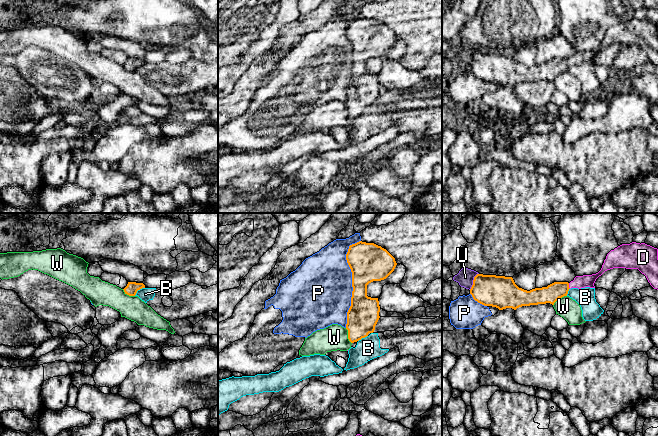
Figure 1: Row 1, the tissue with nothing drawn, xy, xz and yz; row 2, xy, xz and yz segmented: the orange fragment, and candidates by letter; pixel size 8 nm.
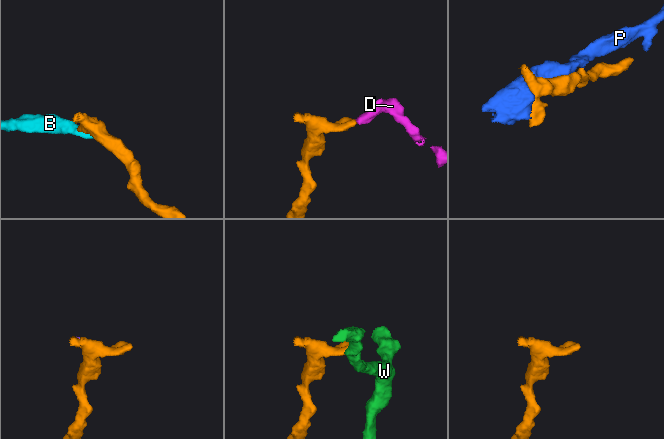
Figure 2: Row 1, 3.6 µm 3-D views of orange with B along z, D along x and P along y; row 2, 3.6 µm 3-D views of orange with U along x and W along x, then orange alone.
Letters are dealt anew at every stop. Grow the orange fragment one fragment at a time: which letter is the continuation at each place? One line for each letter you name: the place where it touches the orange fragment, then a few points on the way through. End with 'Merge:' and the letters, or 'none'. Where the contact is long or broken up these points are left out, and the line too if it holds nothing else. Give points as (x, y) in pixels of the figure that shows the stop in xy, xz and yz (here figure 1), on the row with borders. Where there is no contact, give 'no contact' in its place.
D: meets orange in yz at (568, 286); runs through yz (550, 294), (568, 286), (579, 282)
Merge: D

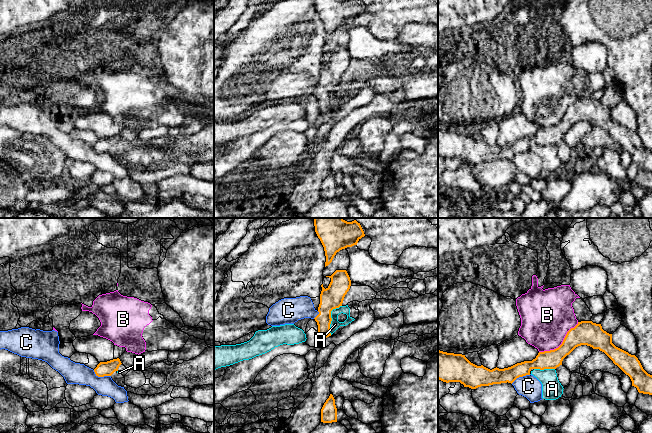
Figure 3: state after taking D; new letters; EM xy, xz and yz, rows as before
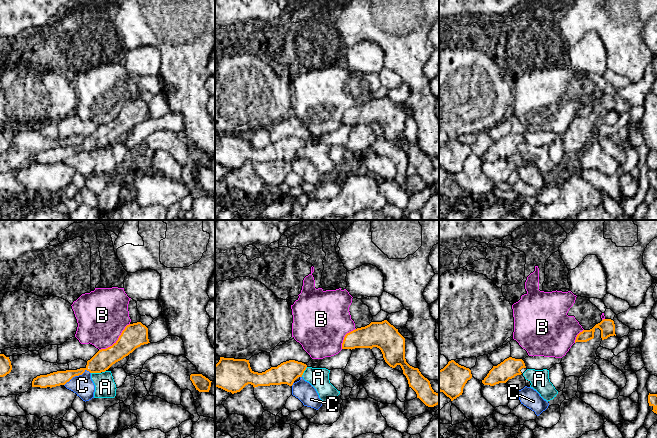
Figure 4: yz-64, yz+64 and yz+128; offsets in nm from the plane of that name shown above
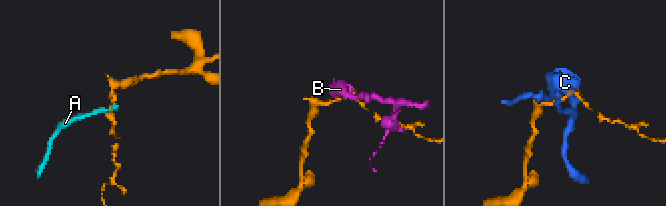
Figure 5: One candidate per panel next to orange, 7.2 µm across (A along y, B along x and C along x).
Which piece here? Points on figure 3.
Merge: none

